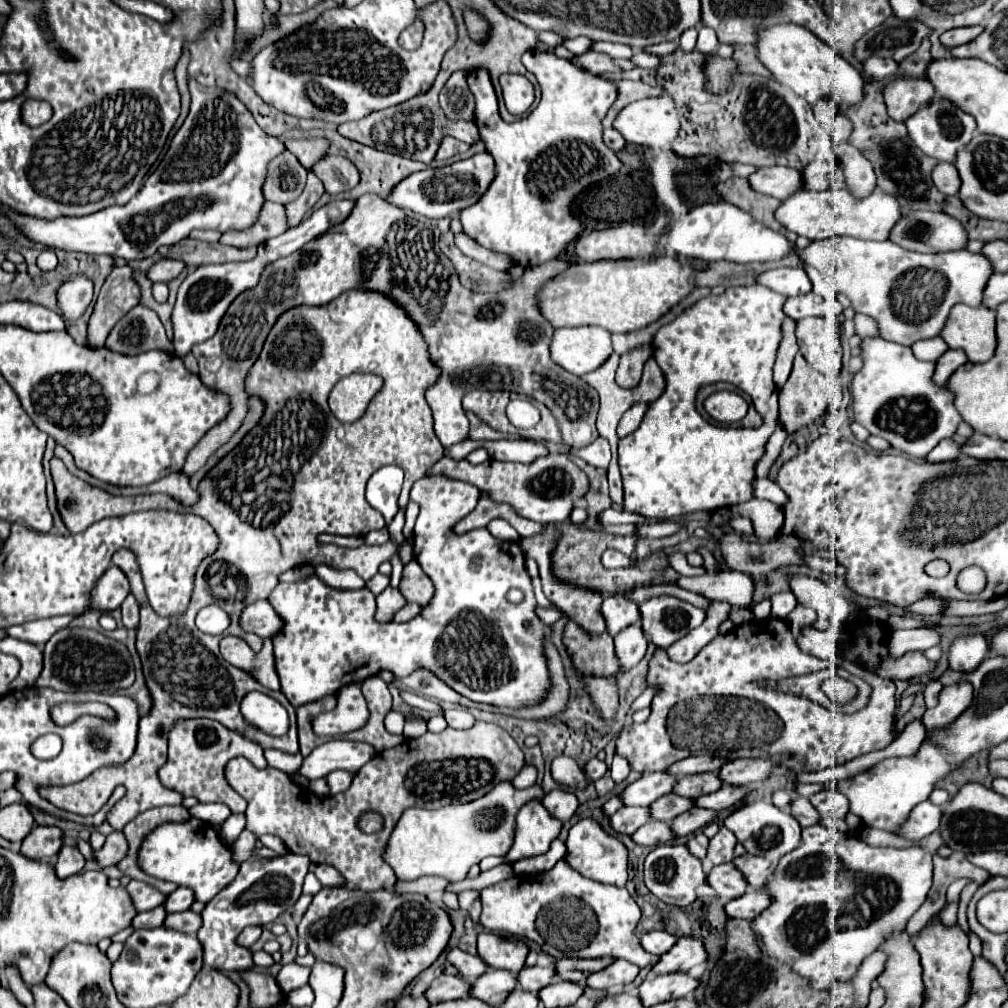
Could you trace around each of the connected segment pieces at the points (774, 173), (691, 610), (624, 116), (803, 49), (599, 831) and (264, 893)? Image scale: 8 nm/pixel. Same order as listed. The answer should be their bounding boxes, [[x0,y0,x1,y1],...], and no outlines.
[[748,165,802,201],[640,595,706,649],[614,97,680,147],[758,25,864,109],[566,817,628,887],[198,853,310,971]]

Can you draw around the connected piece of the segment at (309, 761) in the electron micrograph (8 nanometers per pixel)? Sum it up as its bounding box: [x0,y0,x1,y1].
[296,739,376,779]

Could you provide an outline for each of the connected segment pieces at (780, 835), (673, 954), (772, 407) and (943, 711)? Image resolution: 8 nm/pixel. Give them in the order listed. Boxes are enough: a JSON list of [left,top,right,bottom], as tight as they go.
[[724,801,800,859],[652,937,708,978],[618,285,786,519],[922,683,970,729]]

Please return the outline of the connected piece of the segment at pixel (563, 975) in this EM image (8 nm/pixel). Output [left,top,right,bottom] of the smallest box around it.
[556,957,614,983]

